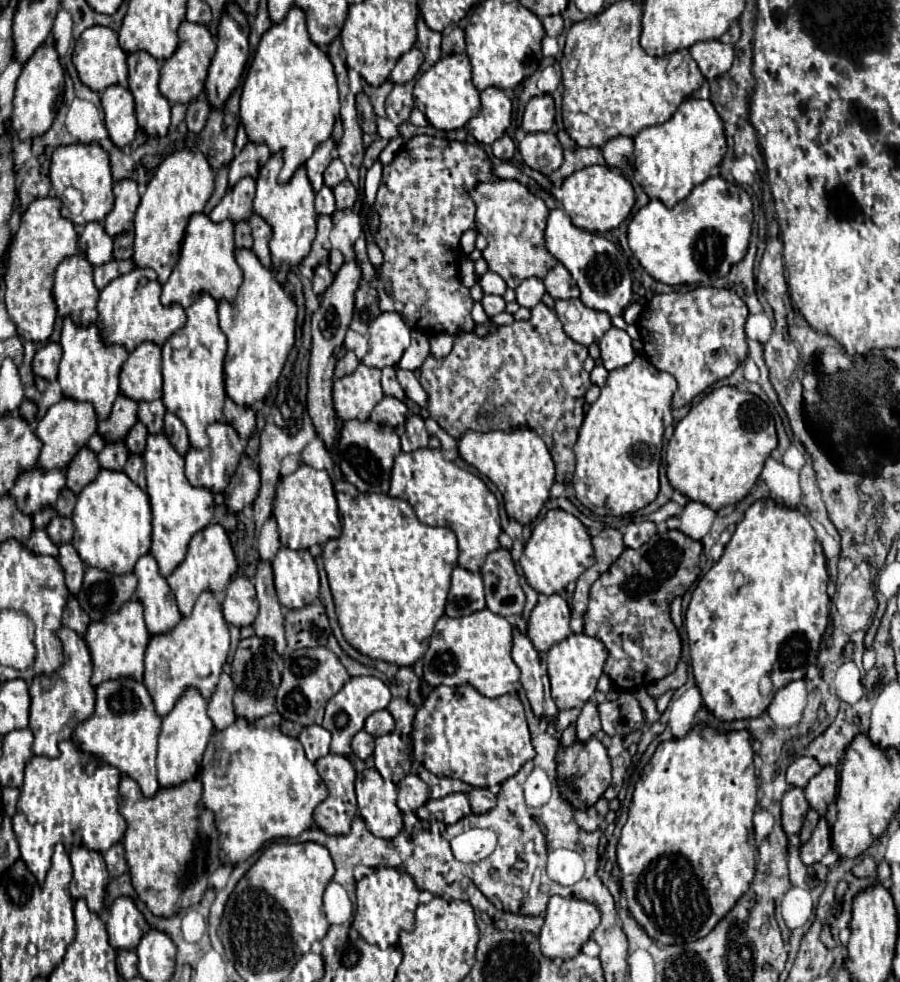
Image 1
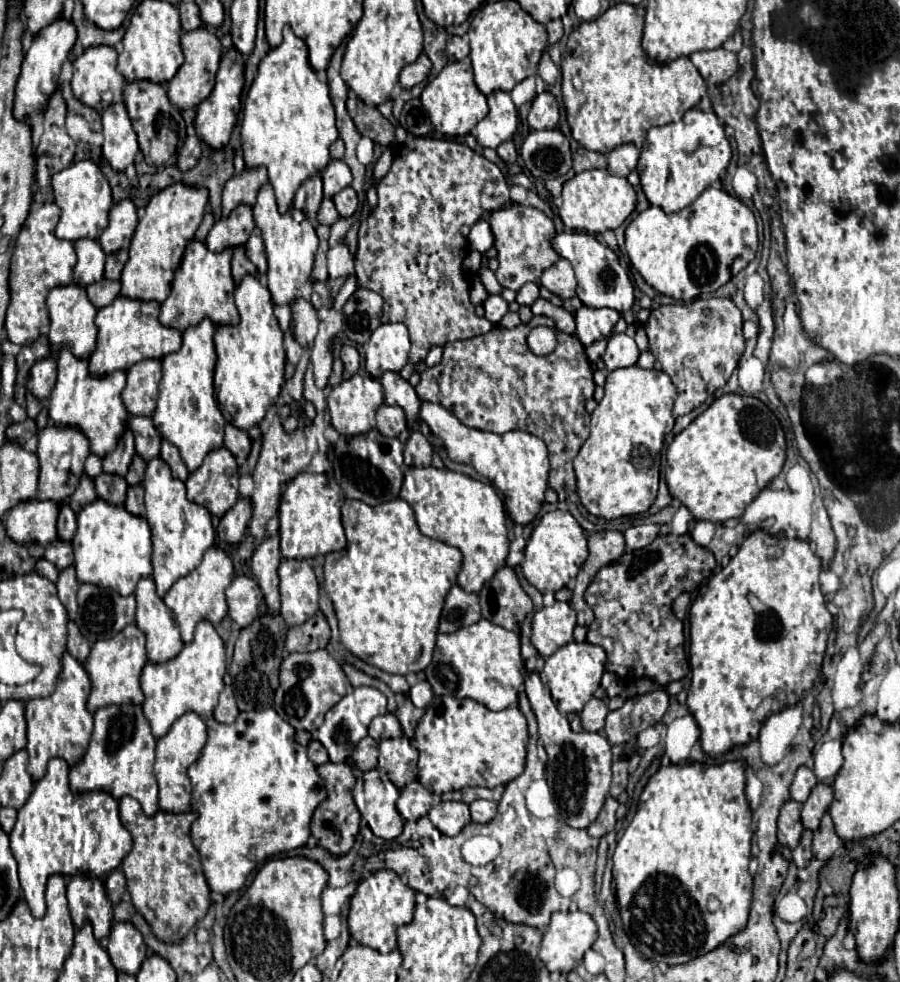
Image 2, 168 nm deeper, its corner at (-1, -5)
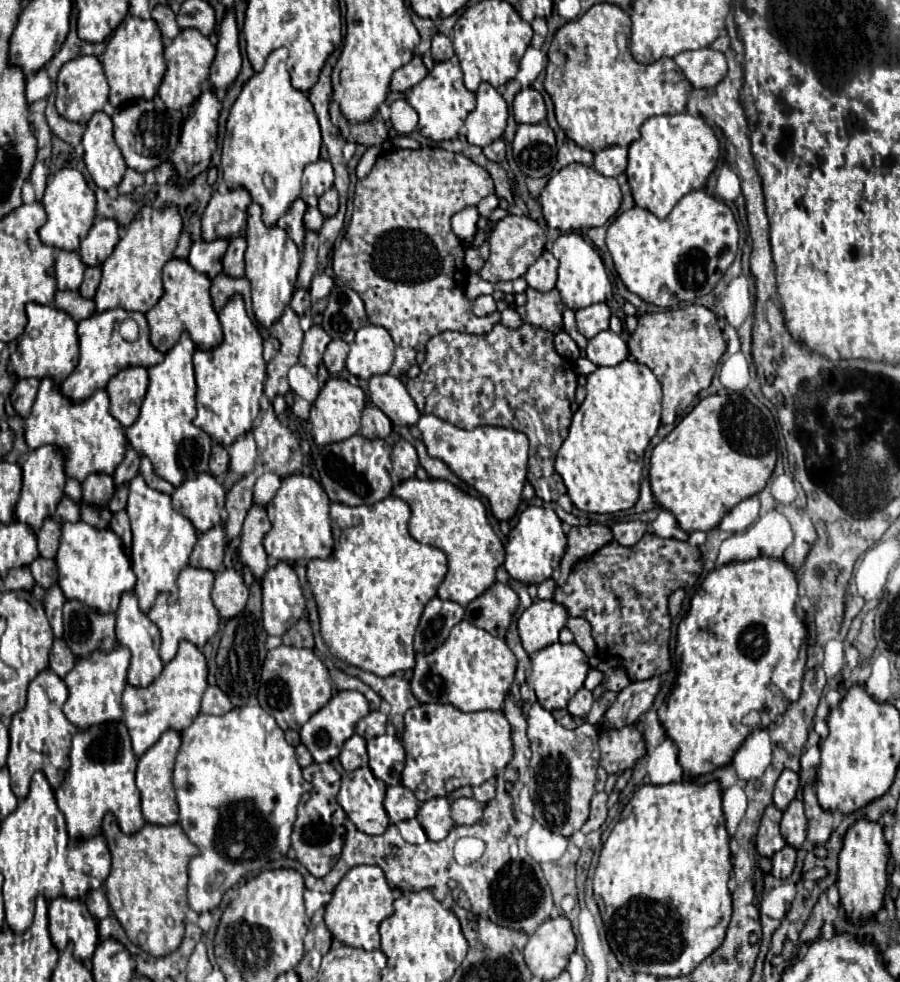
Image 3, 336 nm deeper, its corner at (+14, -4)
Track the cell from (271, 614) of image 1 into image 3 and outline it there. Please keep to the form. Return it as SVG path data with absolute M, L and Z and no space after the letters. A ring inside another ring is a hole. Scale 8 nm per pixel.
M252 506L244 520L242 528L242 542L240 542L240 558L250 568L252 576L256 580L262 580L268 570L268 556L262 546L262 538L270 530L270 520L266 516L264 508Z

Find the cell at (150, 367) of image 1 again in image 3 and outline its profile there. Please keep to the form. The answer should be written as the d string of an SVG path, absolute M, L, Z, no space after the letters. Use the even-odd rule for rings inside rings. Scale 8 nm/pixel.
M142 366L120 370L106 386L110 396L110 414L124 426L132 426L140 414L140 406L148 388L148 372Z

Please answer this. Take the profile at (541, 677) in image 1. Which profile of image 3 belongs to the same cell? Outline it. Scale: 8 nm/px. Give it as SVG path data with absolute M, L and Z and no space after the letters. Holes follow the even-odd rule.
M538 702L526 704L528 740L532 748L528 790L534 802L534 818L562 836L572 836L588 820L590 798L594 794L596 770L598 770L598 732L592 724L584 722L574 730L562 728L554 716Z

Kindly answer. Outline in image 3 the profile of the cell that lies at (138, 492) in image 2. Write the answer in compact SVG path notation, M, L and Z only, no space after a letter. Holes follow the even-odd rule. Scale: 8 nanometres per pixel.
M120 510L112 516L110 520L110 530L114 530L116 534L120 534L120 538L124 538L124 548L130 550L130 542L132 542L132 532L130 532L130 520L126 510Z

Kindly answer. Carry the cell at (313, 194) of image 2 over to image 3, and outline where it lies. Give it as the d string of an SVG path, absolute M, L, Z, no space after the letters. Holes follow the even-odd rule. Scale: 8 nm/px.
M296 198L292 202L292 206L286 210L286 214L278 220L278 226L284 228L288 232L288 236L298 244L298 248L302 248L304 242L304 224L302 224L302 216L306 210L306 202L302 198Z

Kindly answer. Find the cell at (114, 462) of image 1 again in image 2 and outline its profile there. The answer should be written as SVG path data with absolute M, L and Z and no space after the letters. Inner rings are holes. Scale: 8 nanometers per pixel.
M101 473L95 479L95 491L99 499L107 499L107 503L125 503L127 483L123 477Z

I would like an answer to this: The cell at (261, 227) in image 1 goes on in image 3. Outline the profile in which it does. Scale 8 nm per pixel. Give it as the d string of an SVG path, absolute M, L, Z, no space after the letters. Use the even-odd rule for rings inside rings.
M244 236L232 238L230 246L228 246L228 252L222 258L226 274L244 276L244 252L246 252L246 238Z

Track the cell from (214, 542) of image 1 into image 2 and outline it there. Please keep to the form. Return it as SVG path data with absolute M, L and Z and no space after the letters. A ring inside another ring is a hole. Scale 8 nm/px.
M213 545L211 549L207 549L207 553L203 555L203 561L195 567L195 571L191 571L187 577L179 579L169 589L169 593L163 597L163 601L177 619L183 643L189 643L193 639L193 631L199 621L209 621L213 625L219 625L223 621L223 617L227 615L225 589L231 585L233 579L235 579L235 571L233 571L231 559L225 555L223 549Z

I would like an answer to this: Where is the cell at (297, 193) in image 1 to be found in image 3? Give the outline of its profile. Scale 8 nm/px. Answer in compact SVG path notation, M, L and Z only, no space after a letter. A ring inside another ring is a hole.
M250 204L246 210L246 278L252 284L252 310L256 320L262 326L270 326L280 318L284 308L290 304L294 284L296 284L296 274L298 274L298 264L300 264L300 250L292 242L292 238L282 230L280 226L266 226L262 222L262 208L258 204Z

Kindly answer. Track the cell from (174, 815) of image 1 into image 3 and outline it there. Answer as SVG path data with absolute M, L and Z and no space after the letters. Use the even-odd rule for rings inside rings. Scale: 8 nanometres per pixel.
M112 812L104 816L102 832L112 854L112 870L104 882L112 914L120 920L128 938L144 952L156 956L170 954L184 938L184 922L190 910L186 864L198 852L196 846L188 842L180 824L146 824L134 834L124 834Z

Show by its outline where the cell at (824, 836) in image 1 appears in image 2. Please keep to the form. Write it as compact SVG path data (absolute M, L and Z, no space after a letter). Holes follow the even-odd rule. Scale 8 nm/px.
M825 813L819 829L813 833L813 855L821 861L827 861L841 849L841 845L843 841L837 837L829 813Z

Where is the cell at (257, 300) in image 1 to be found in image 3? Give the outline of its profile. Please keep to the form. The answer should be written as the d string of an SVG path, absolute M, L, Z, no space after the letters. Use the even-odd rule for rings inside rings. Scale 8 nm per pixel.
M234 294L220 310L220 320L224 328L224 340L210 348L198 348L194 352L194 372L196 372L196 408L198 414L194 424L210 434L224 446L230 446L240 434L248 432L260 412L260 398L264 394L266 362L262 358L262 336L256 324L248 318L242 294Z

